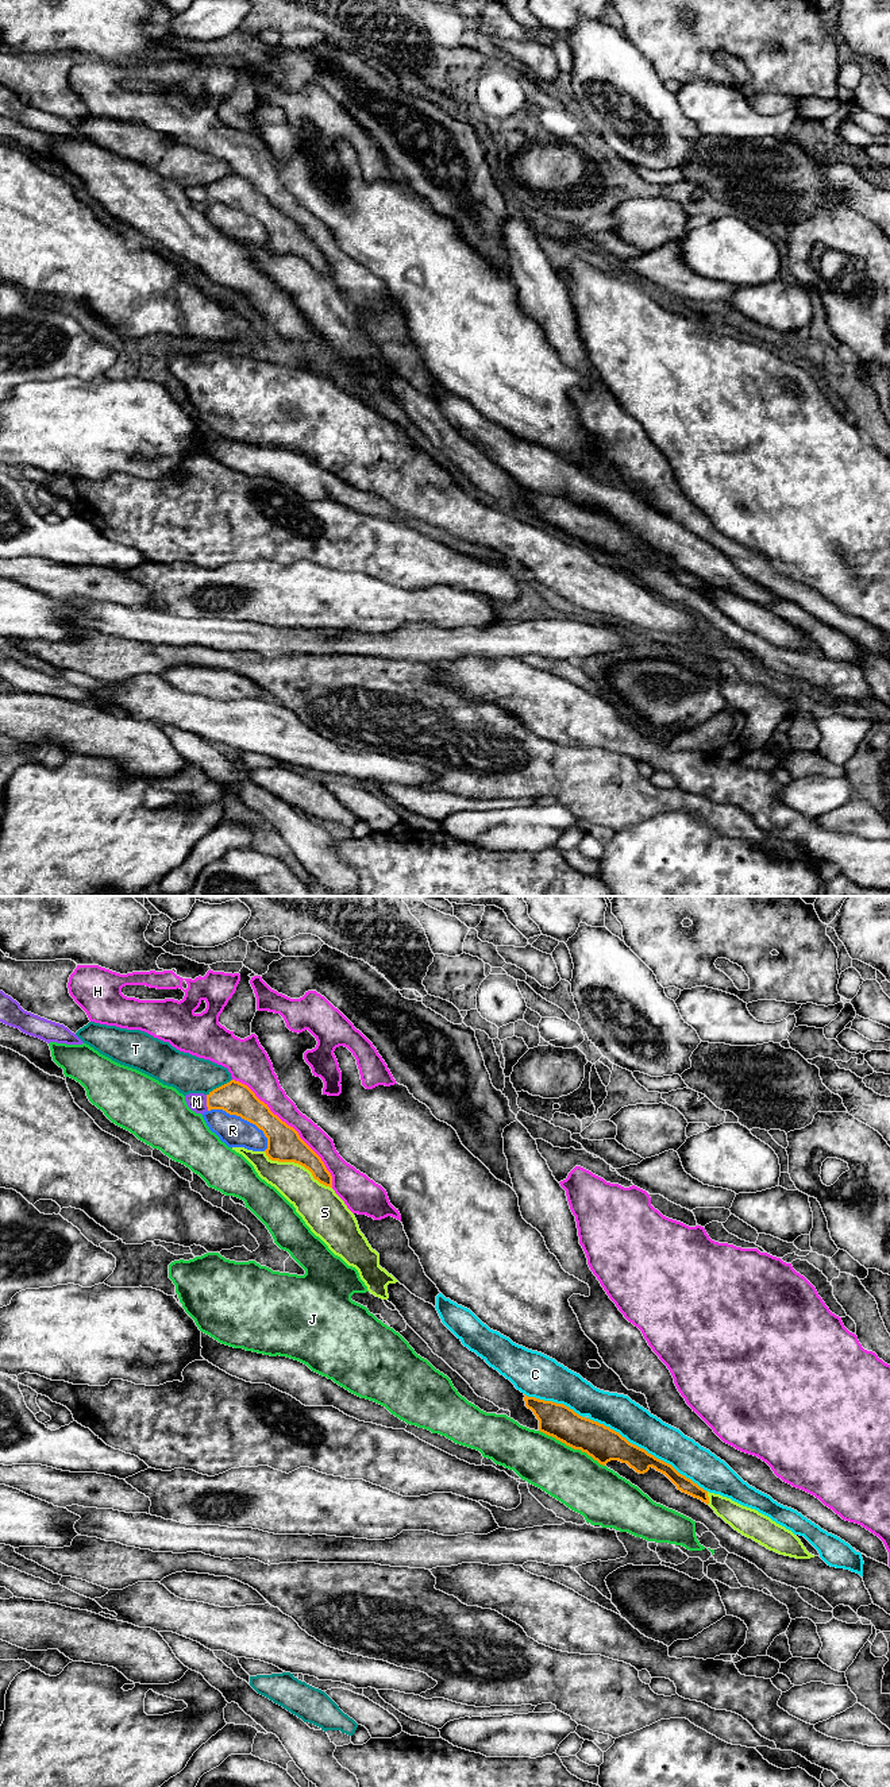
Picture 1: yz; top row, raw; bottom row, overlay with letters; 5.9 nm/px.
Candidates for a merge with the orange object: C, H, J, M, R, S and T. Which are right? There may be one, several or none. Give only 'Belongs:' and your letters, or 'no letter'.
Belongs: no letter

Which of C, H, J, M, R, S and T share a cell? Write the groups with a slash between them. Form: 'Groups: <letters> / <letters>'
Groups: C / H / J / M R / S / T

